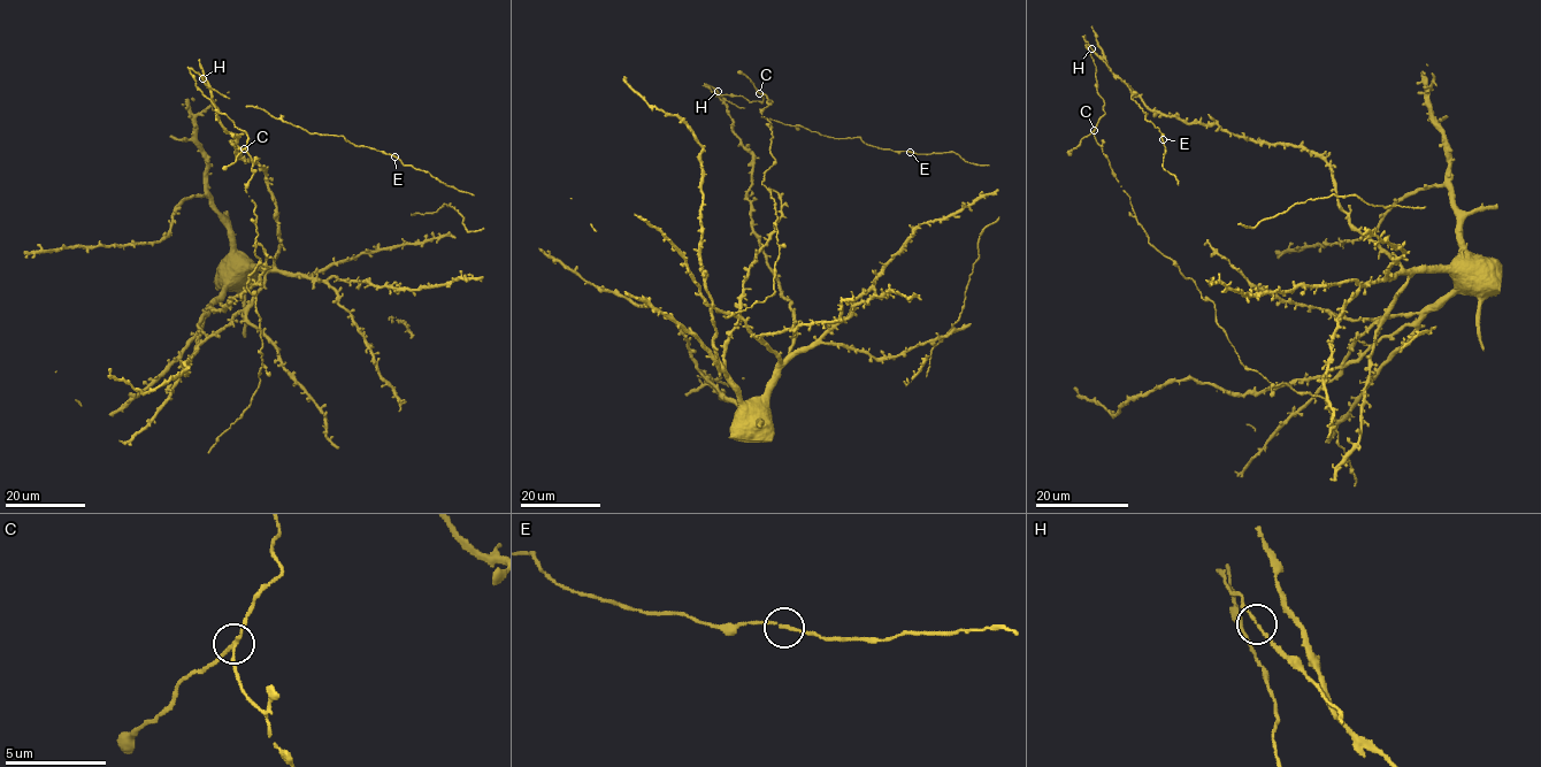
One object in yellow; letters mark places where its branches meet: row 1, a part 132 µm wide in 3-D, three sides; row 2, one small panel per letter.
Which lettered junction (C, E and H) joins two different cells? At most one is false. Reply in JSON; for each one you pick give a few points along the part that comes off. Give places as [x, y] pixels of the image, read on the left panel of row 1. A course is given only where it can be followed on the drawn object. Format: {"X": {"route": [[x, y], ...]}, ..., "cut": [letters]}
{"C": {"route": [[244, 148], [234, 162], [222, 168]]}, "cut": ["C"]}

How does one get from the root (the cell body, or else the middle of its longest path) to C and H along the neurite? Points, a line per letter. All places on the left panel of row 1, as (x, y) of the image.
C: (236, 255), (273, 265), (273, 192), (265, 171), (236, 154), (209, 86), (189, 68), (247, 135), (244, 148)
H: (236, 255), (273, 265), (280, 244), (274, 197), (265, 171), (236, 154), (237, 137), (217, 120), (202, 78)

